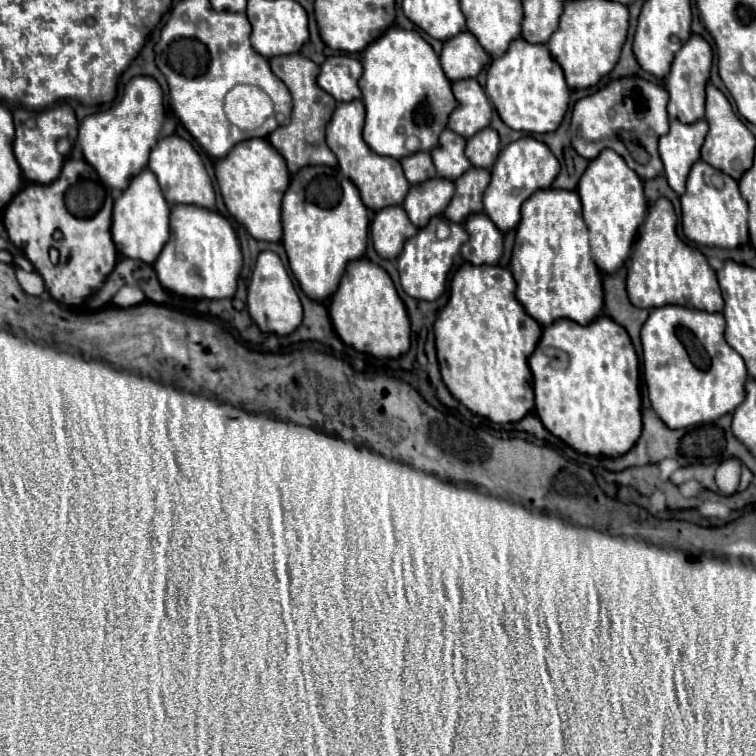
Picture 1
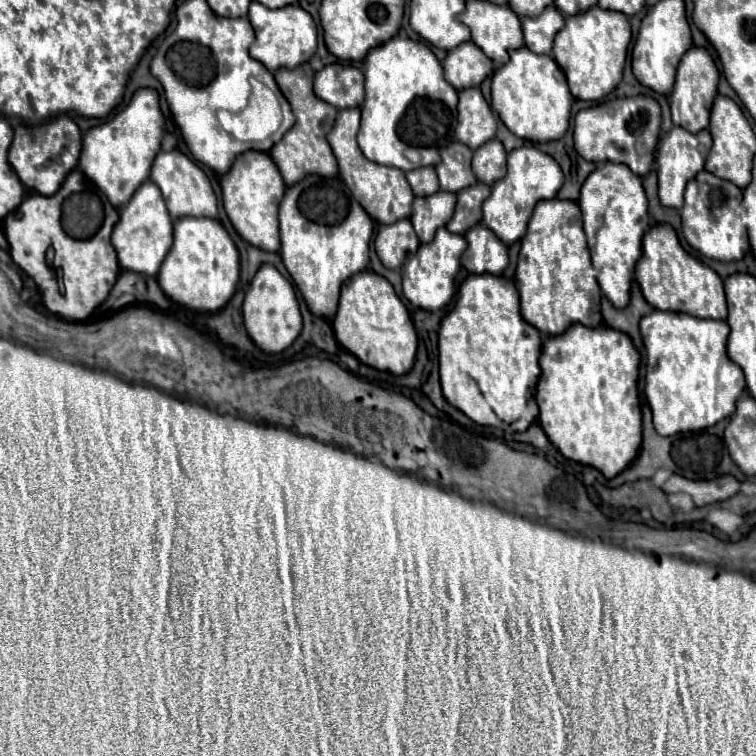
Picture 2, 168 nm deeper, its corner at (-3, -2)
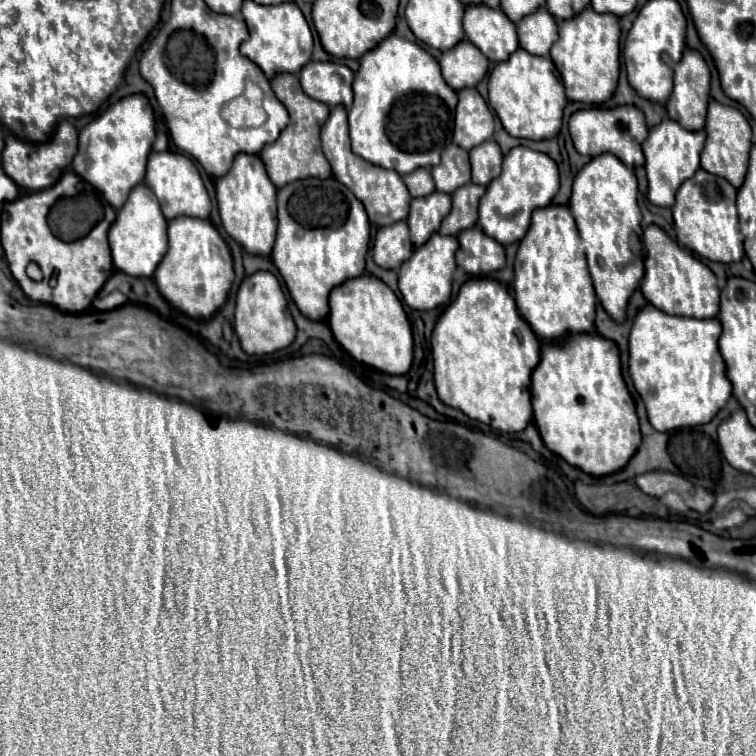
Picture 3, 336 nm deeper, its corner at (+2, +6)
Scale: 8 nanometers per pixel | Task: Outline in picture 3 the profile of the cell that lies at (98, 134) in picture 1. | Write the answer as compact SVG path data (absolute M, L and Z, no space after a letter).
M131 94L109 106L99 118L89 122L78 136L78 151L71 168L83 180L103 192L107 202L119 210L133 186L143 182L147 158L156 137L153 108L145 94Z

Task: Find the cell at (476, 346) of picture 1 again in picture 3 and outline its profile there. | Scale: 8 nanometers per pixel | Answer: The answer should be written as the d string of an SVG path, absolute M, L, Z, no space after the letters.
M471 278L467 280L455 302L447 306L443 316L437 320L433 336L433 364L435 364L435 386L439 398L453 408L459 408L469 418L489 424L501 432L521 432L531 420L531 372L539 364L539 350L541 342L527 326L527 322L519 316L515 298L511 290L491 278Z

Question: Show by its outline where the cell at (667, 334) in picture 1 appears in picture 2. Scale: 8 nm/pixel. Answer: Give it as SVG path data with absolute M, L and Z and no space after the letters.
M654 310L640 320L648 360L644 394L660 436L710 428L736 410L736 400L742 396L746 382L742 368L726 354L728 334L730 326L722 320L700 320L676 312Z

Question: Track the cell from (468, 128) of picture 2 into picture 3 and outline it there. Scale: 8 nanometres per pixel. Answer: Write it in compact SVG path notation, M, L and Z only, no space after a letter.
M475 88L459 90L459 104L455 112L455 132L453 142L471 150L479 142L493 136L493 114L489 112L485 100Z

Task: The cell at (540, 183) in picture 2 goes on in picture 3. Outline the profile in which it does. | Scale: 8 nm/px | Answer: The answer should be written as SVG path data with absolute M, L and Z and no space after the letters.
M517 146L503 158L503 172L491 180L485 196L479 204L479 226L483 232L497 242L513 244L527 232L531 222L531 212L539 206L551 204L553 196L559 190L559 170L557 164L543 152Z

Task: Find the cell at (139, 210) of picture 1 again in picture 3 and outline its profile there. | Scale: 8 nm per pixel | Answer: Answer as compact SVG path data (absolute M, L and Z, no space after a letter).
M141 182L135 186L123 208L117 212L117 220L109 228L109 246L117 270L129 276L153 276L155 266L167 252L167 220L163 218L159 202L147 184Z

